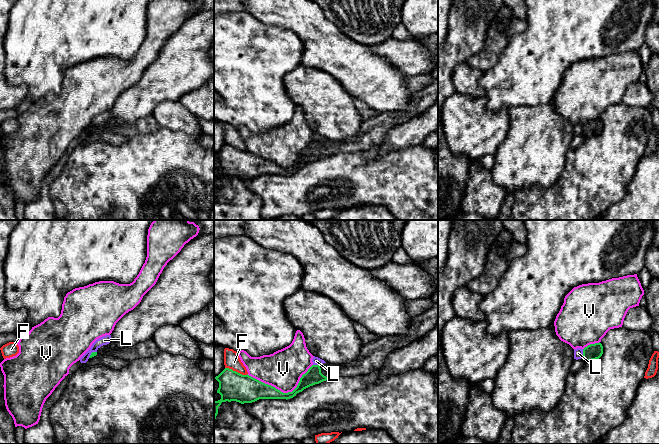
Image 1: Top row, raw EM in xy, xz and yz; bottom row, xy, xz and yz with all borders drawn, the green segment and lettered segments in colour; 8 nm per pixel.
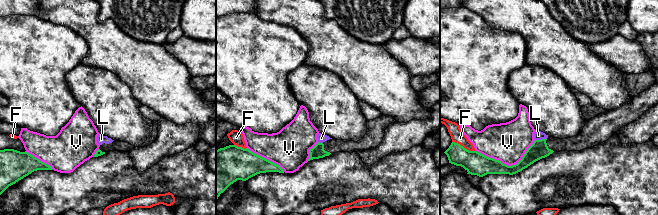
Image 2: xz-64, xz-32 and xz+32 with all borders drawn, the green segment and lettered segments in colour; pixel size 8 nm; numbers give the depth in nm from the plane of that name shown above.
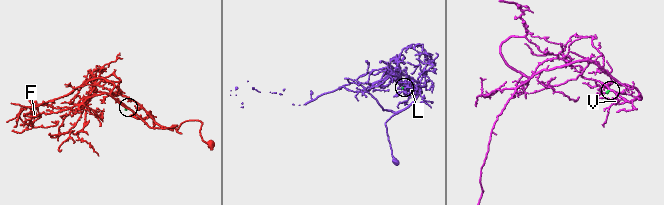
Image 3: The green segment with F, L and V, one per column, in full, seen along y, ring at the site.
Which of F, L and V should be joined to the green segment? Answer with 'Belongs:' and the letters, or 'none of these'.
Belongs: none of these

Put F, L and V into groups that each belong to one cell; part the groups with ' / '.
F / L / V

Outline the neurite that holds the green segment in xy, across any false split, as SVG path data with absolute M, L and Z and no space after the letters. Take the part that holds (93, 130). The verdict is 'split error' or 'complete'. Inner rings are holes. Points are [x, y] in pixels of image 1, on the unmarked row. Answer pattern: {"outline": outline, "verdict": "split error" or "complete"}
{"outline": "M150 115L145 118L139 119L133 123L127 123L124 125L111 125L111 120L103 121L96 128L92 128L89 134L96 131L114 132L120 135L124 135L128 138L142 134L152 134L160 128L156 119Z", "verdict": "split error"}

